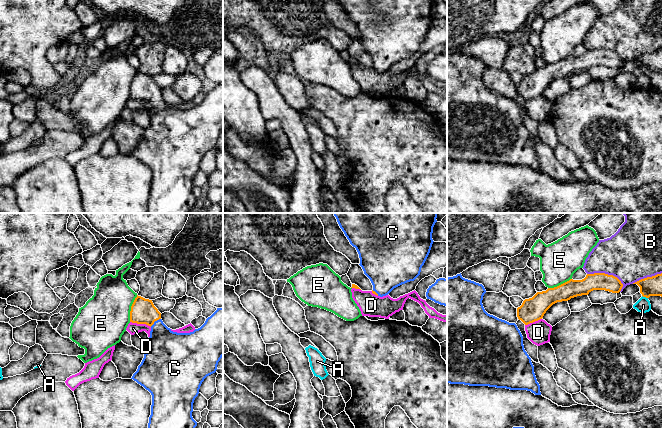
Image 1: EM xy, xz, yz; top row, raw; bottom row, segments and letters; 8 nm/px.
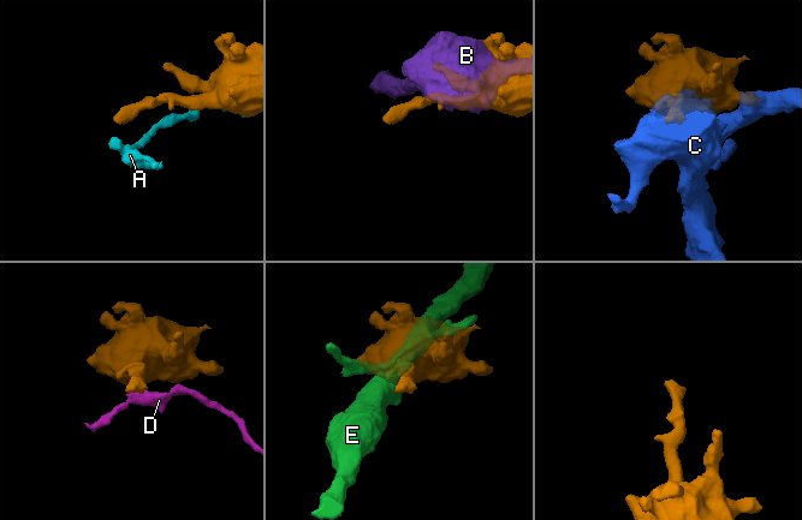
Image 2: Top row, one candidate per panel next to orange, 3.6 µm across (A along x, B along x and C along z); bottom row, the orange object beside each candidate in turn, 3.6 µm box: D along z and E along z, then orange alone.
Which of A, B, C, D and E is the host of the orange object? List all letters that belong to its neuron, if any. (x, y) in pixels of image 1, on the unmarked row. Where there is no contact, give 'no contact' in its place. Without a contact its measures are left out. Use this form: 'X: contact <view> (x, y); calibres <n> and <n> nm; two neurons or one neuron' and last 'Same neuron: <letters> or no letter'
A: contact yz (645, 72); calibres 160 and 120 nm; two neurons
B: contact yz (606, 50); calibres 140 and 420 nm; two neurons
C: contact xy (155, 96); calibres 200 and 280 nm; one neuron
D: contact xy (140, 99); calibres 200 and 100 nm; two neurons
E: contact xy (131, 84); calibres 200 and 380 nm; two neurons
Same neuron: C

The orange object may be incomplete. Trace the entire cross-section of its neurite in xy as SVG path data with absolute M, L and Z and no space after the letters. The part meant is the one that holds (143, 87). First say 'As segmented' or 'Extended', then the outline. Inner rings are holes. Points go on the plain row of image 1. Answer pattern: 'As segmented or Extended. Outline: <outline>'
Extended. Outline: M135 74L130 87L130 98L151 103L150 126L132 154L152 171L151 191L147 213L188 213L197 198L192 193L193 179L204 155L215 149L223 133L223 84L206 95L205 99L190 109L177 109L168 104L152 76Z

